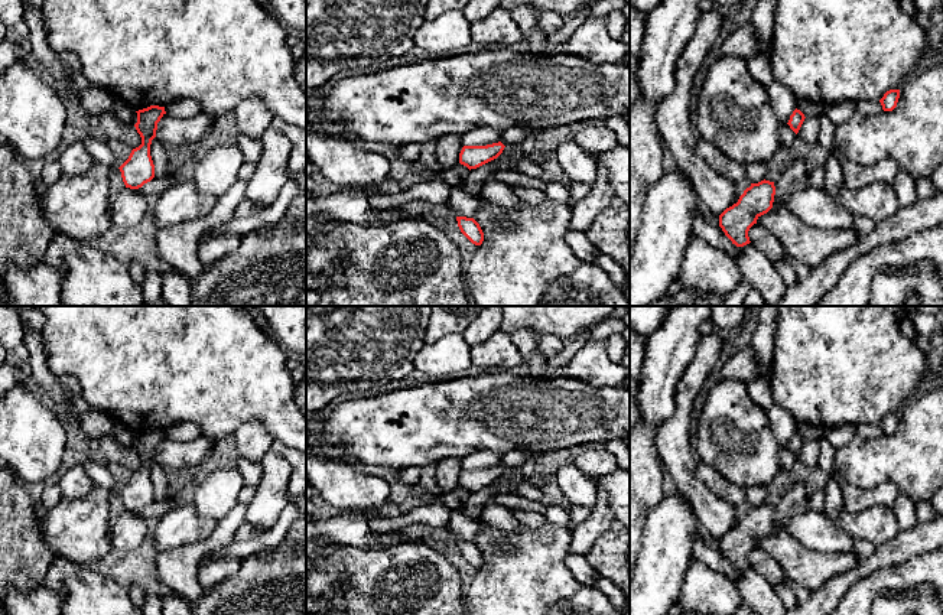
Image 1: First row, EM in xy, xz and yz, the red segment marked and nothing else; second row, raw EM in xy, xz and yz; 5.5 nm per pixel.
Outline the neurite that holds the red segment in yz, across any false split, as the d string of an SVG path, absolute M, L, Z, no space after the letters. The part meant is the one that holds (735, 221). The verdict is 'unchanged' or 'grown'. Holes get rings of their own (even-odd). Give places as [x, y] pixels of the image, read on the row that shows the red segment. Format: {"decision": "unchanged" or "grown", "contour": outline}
{"decision": "unchanged", "contour": "M764 179L758 183L751 183L738 202L719 215L719 227L732 244L744 247L751 243L748 231L761 215L773 208L774 195L774 182Z"}

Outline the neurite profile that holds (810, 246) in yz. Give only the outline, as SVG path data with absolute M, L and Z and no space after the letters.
M783 204L758 217L757 224L773 231L786 254L814 269L829 256L856 243L859 232L851 230L823 230L807 225Z

